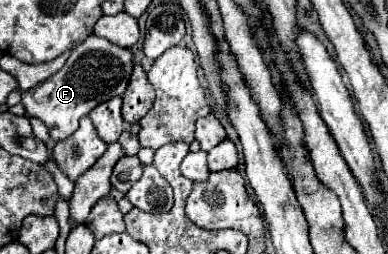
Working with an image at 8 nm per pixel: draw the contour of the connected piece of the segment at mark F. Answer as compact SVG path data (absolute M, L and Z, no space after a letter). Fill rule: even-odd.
M92 34L84 40L84 44L72 50L72 54L68 56L60 72L56 72L54 76L35 87L34 90L24 92L22 104L28 116L34 116L44 122L52 140L56 142L64 140L76 132L78 120L86 116L92 108L96 108L104 100L124 94L130 82L130 76L132 76L132 68L134 68L132 60L134 56L130 50L114 46L112 42Z

